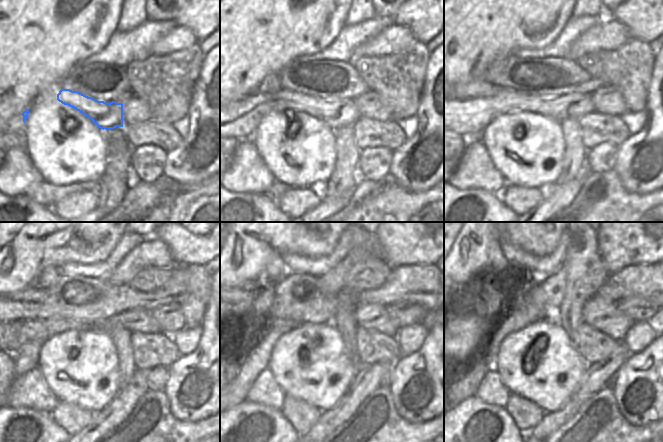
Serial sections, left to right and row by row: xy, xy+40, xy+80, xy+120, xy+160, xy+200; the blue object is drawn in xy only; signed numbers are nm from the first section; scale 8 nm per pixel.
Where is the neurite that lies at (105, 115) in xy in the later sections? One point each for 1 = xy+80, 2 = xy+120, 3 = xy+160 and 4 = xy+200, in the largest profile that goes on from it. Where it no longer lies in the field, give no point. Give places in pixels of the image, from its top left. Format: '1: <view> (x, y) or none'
1: xy+80 (575, 105)
2: xy+120 (17, 337)
3: xy+160 (372, 316)
4: xy+200 (602, 314)

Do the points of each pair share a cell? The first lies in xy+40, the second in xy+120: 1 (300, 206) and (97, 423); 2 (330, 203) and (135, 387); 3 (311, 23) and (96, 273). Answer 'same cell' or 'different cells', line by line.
1: different cells
2: same cell
3: different cells

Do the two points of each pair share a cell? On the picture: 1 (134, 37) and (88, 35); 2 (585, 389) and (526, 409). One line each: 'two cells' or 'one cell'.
1: two cells
2: two cells

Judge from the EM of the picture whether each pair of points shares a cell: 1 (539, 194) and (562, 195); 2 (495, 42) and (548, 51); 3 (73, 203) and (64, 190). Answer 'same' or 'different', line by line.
1: different
2: different
3: different

